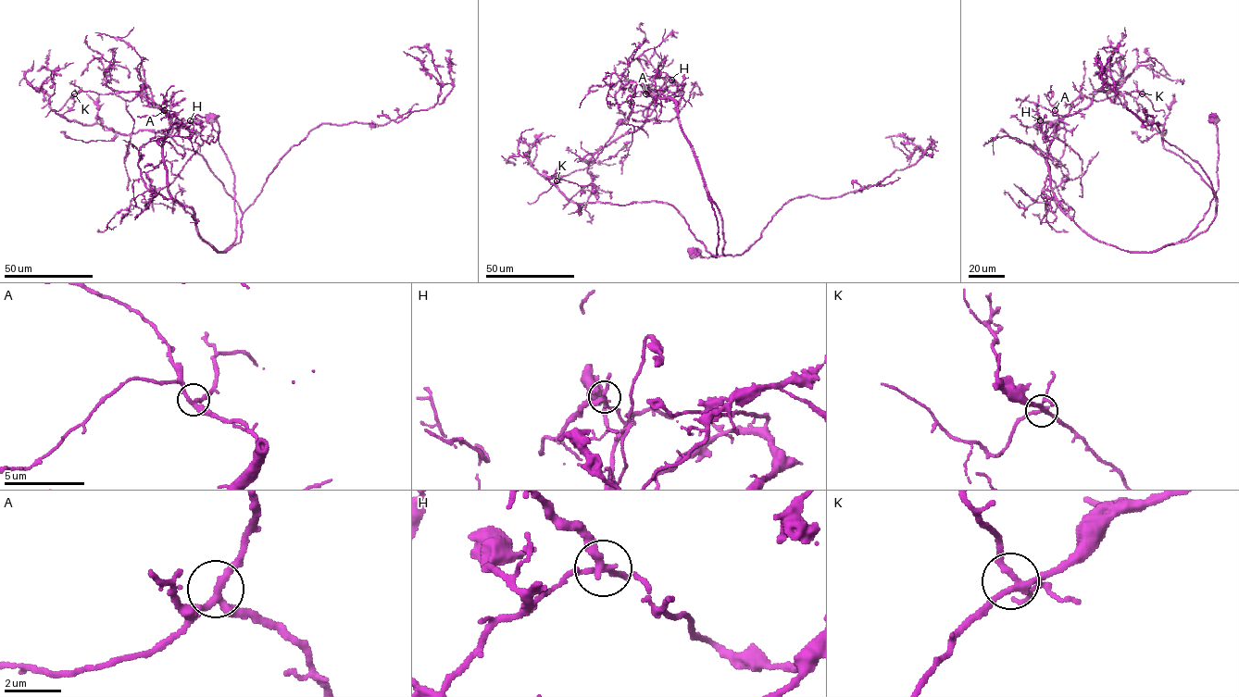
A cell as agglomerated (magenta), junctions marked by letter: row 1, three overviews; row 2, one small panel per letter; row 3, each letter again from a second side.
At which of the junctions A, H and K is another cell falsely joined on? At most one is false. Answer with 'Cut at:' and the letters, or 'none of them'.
Cut at: H

